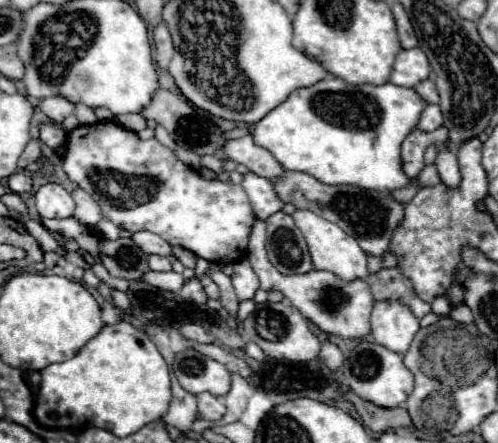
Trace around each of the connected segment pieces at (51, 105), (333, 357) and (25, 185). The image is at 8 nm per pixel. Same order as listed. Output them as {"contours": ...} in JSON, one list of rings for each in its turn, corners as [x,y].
{"contours":[[[[49,97],[49,99],[43,99],[43,101],[41,101],[41,111],[43,111],[51,121],[61,123],[65,117],[69,117],[69,115],[75,111],[75,105],[69,103],[67,99],[61,99],[61,97]]],[[[323,343],[321,345],[321,353],[319,353],[319,359],[331,369],[331,371],[337,371],[343,363],[345,363],[345,357],[341,353],[341,349],[335,345],[335,343]]],[[[13,173],[9,177],[9,189],[13,193],[27,193],[27,191],[31,191],[31,177],[27,177],[23,173]]]]}

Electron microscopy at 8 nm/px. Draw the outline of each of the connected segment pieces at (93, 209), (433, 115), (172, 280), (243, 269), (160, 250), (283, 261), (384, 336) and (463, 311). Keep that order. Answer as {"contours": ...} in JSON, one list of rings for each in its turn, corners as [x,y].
{"contours":[[[[73,189],[73,201],[75,201],[75,205],[77,205],[77,209],[75,209],[75,219],[77,221],[81,221],[83,225],[87,225],[87,227],[93,227],[103,215],[101,215],[101,209],[99,209],[99,205],[91,199],[91,195],[87,195],[83,189]]],[[[427,105],[417,127],[419,127],[421,131],[435,131],[435,129],[441,127],[441,125],[443,125],[441,107],[439,107],[439,105]]],[[[147,271],[147,273],[143,275],[143,281],[149,283],[149,285],[153,285],[153,287],[157,287],[157,289],[173,291],[173,293],[177,293],[177,291],[183,287],[183,283],[185,283],[183,275],[179,275],[179,273],[175,273],[175,271],[167,271],[167,273]]],[[[247,259],[233,263],[233,275],[231,275],[231,279],[233,279],[233,287],[235,287],[235,293],[237,293],[239,301],[253,299],[255,291],[259,289],[259,279],[257,279],[257,275],[251,269],[251,265],[249,265]]],[[[137,231],[131,237],[147,255],[149,253],[157,253],[157,255],[171,255],[171,245],[167,241],[163,241],[159,235],[151,233],[151,231]]],[[[283,211],[267,219],[267,255],[285,275],[307,273],[313,269],[303,233],[295,227],[293,217]]],[[[393,299],[375,301],[371,311],[371,329],[373,339],[379,345],[395,353],[407,353],[411,339],[415,339],[419,331],[419,319],[405,303]]],[[[453,305],[449,317],[453,317],[459,323],[473,323],[473,315],[471,315],[471,309],[467,305]]]]}

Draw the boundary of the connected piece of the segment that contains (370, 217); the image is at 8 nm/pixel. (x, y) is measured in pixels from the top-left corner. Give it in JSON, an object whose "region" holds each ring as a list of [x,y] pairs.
{"region":[[[285,171],[279,179],[271,179],[275,193],[283,203],[293,203],[297,209],[313,211],[315,215],[339,225],[347,235],[355,237],[359,247],[369,255],[381,257],[387,251],[389,239],[403,219],[403,205],[381,191],[367,191],[353,185],[325,185],[307,173]]]}

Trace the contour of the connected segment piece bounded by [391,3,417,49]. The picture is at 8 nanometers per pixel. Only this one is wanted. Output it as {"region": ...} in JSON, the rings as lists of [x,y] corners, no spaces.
{"region":[[[393,3],[391,5],[391,11],[393,11],[393,17],[395,17],[395,23],[397,23],[397,33],[399,33],[399,41],[401,41],[401,47],[403,49],[411,49],[417,45],[417,37],[415,37],[415,31],[413,31],[413,25],[403,9],[401,3]]]}

